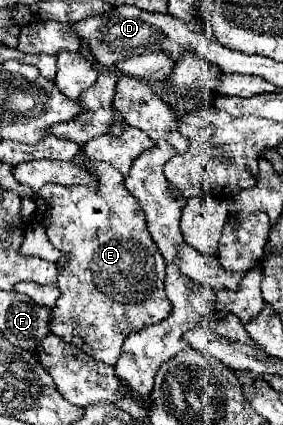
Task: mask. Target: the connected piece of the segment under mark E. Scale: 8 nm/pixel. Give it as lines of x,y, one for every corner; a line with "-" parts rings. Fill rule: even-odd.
77,154
75,156
75,162
89,168
89,170
97,170
99,172
99,188
89,188
89,186
59,186
59,184
45,184
37,196
35,196
35,214
33,214
33,222
43,226
45,232
47,232
47,238
49,242
53,244
53,248
57,248
65,258
57,264
59,268
59,276
57,276
57,284
61,288
61,298
57,300
53,312
55,312
55,318
51,322
51,332
61,336
61,340
77,346
79,350
83,350
85,354
93,356
95,360
101,360
105,364
115,364
117,358
121,356
121,346
125,342
125,338
131,334
131,332
141,332
143,328
147,328
147,324
159,324
161,320
165,320
171,312
171,302
167,300
165,296
165,290
163,290
163,280
165,280
165,260
157,248
157,244
153,242
153,238
149,236
149,230
147,230
147,222
145,222
145,214
141,210
141,206
137,204
137,200
133,196
129,196
129,190
125,188
123,184
123,176
117,168
105,164
105,162
91,162
87,160
83,154

